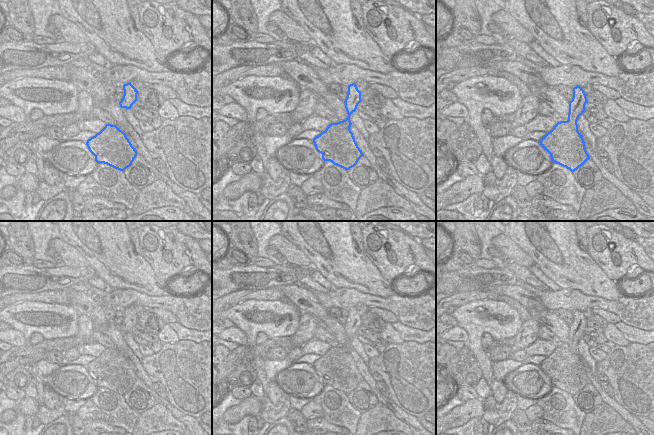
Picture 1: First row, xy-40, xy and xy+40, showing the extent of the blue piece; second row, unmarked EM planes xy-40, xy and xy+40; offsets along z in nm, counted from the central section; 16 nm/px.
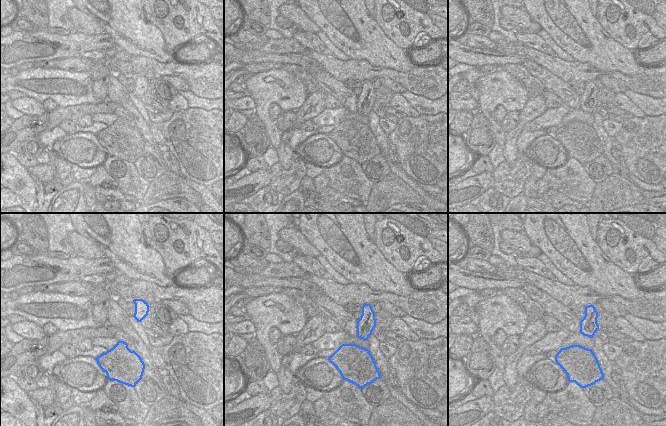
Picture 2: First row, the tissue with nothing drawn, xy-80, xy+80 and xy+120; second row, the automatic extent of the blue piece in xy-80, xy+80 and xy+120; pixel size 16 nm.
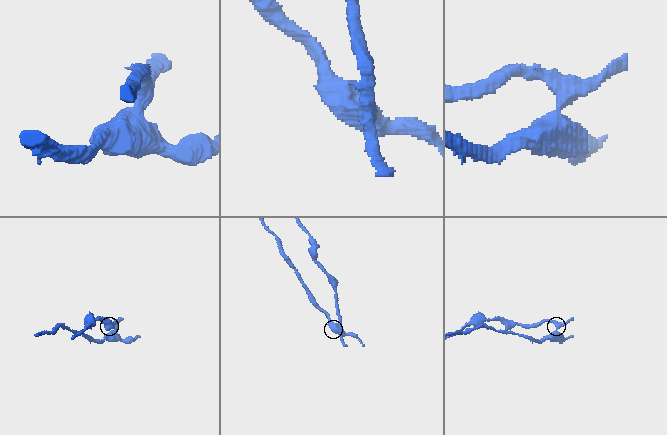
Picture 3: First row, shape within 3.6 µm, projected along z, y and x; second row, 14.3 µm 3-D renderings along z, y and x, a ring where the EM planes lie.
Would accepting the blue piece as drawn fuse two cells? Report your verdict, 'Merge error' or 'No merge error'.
Merge error.

